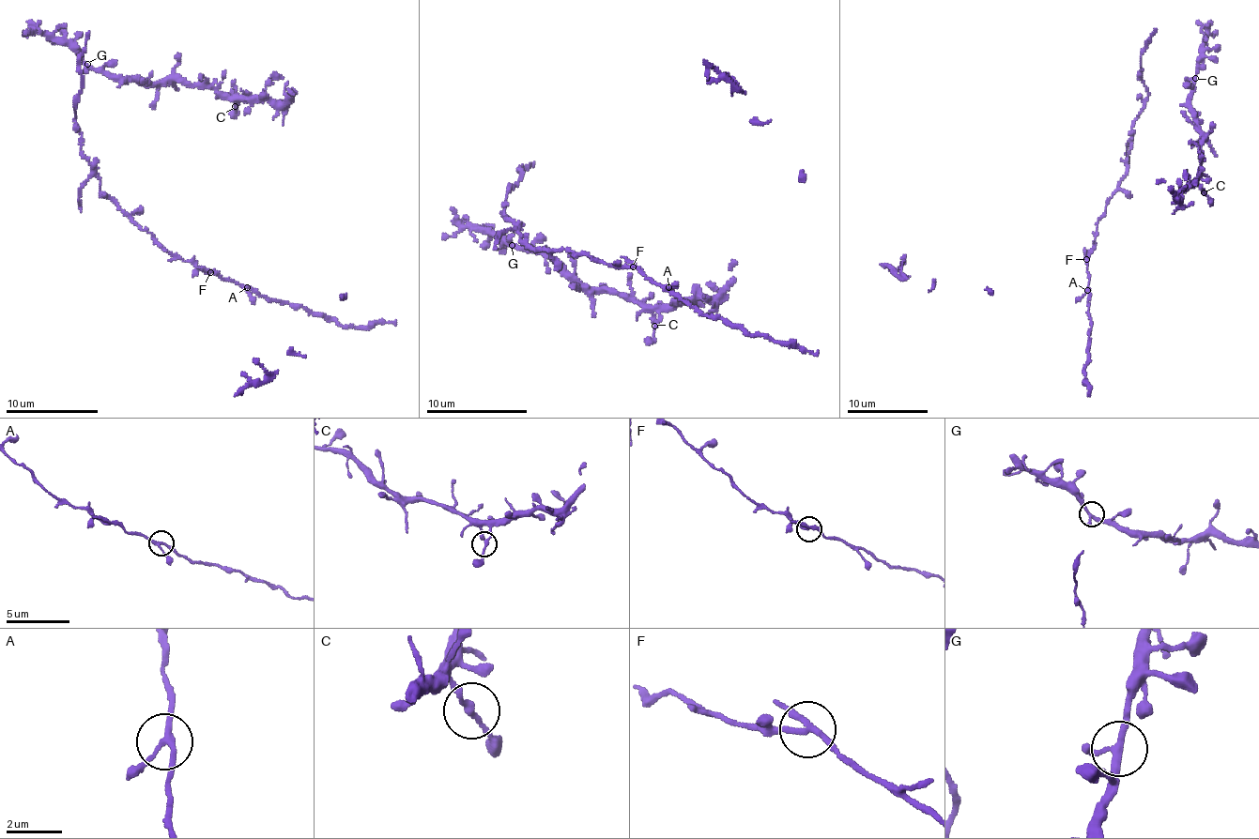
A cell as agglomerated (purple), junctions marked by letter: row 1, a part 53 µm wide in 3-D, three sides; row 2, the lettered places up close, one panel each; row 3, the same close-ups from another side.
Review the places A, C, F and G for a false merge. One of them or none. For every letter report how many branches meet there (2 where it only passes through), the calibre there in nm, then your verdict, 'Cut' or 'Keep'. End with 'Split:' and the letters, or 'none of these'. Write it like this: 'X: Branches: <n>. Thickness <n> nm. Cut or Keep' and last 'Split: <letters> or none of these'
A: Branches: 3. Thickness 190 nm. Keep
C: Branches: 2. Thickness 200 nm. Keep
F: Branches: 3. Thickness 200 nm. Cut
G: Branches: 3. Thickness 220 nm. Keep
Split: F

